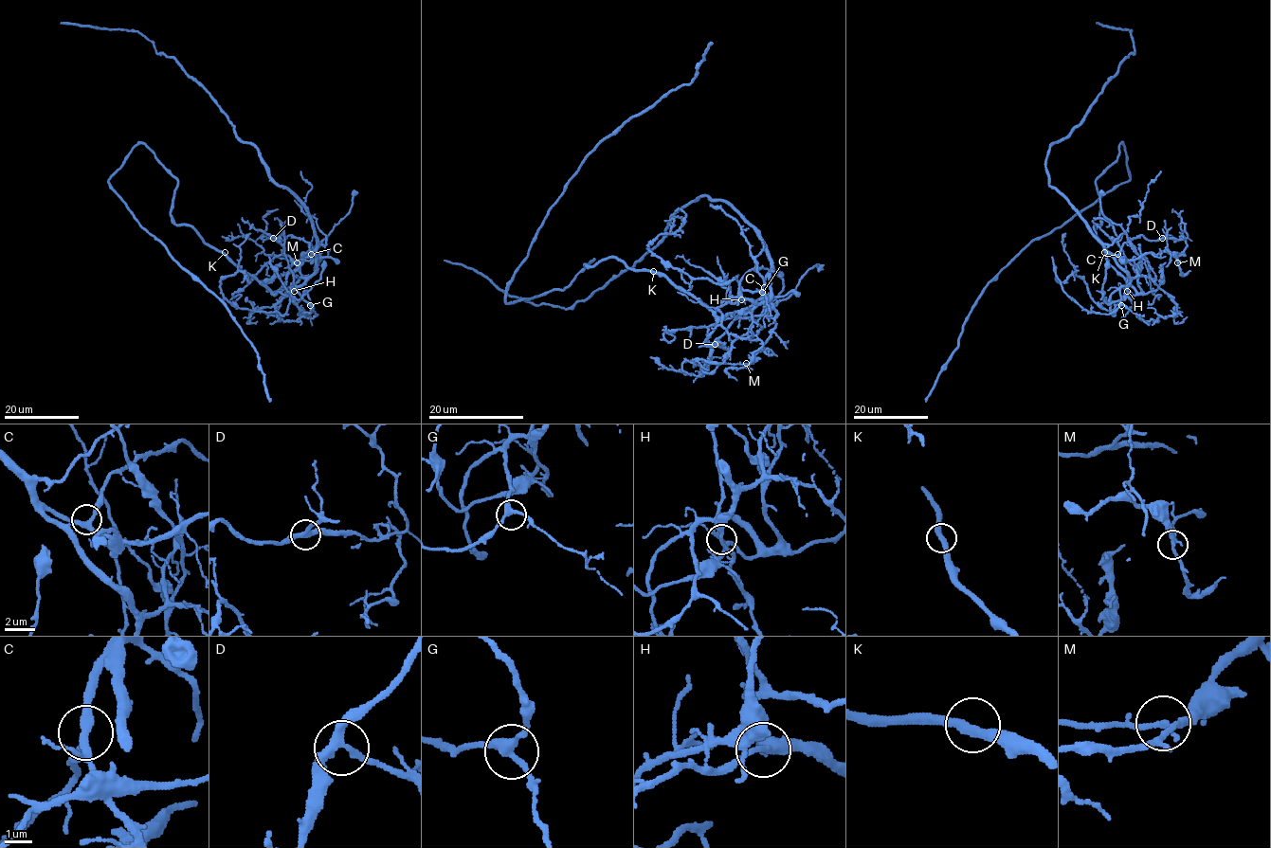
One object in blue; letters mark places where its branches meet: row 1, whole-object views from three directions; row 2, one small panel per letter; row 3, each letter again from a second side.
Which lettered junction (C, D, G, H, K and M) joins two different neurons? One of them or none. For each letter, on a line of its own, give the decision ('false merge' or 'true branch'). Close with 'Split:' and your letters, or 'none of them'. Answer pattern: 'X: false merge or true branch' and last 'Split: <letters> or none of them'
C: true branch
D: true branch
G: true branch
H: false merge
K: true branch
M: true branch
Split: H

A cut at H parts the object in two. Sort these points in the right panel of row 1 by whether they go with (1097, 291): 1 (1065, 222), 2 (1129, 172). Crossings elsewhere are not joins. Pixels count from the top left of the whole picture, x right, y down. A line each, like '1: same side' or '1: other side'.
1: same side
2: same side

